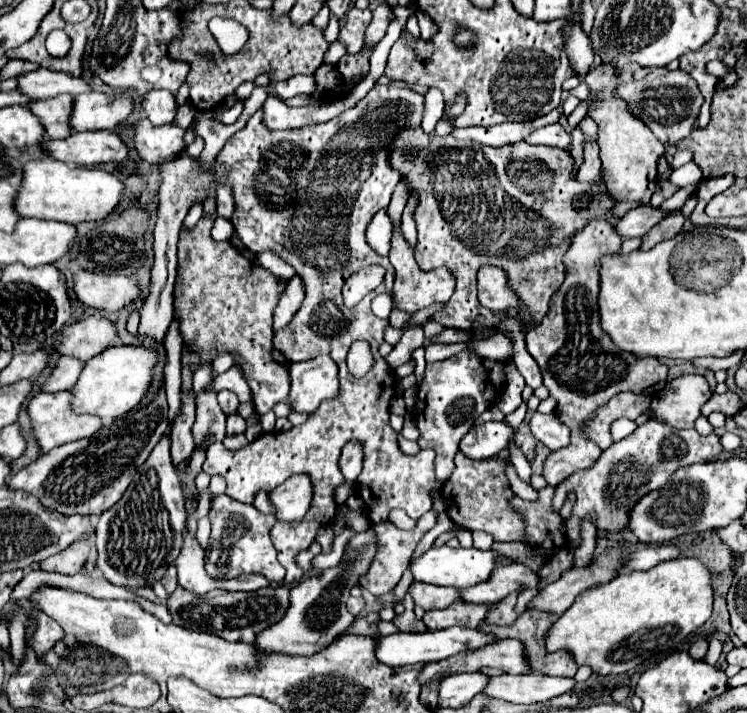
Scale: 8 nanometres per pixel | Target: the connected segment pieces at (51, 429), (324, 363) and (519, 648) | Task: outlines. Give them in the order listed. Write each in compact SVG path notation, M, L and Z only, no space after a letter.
M71 390L65 392L57 392L57 394L37 394L31 402L29 402L29 416L35 428L35 438L41 446L43 452L49 452L51 448L63 446L67 442L75 442L81 438L91 438L97 430L103 428L101 418L91 416L91 414L73 414L73 406L71 406Z
M329 356L289 364L289 376L289 404L293 412L311 414L325 398L333 398L339 392L337 364Z
M503 640L497 644L489 644L485 648L479 648L475 652L465 652L457 654L453 658L447 658L443 662L427 664L419 676L421 686L429 682L431 678L445 674L445 672L477 672L481 668L495 668L501 672L509 674L533 674L527 654L525 654L525 644L517 640Z

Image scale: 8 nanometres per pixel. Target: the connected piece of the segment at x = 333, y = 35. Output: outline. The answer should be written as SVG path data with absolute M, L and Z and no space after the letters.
M330 14L328 26L323 32L325 39L330 43L334 42L338 38L339 31L339 20L333 14Z

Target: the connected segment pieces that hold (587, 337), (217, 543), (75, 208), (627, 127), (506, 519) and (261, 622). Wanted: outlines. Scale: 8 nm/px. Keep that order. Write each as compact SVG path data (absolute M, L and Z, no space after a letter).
M593 220L581 232L577 232L569 252L563 258L567 268L565 282L553 294L549 314L525 336L527 350L543 372L543 384L557 400L555 412L561 422L571 428L571 444L563 450L551 451L545 460L543 476L547 478L549 486L557 486L557 482L581 468L589 468L600 457L602 450L594 442L589 442L583 432L583 426L589 422L589 418L593 418L599 406L609 402L609 398L619 392L647 392L655 388L657 394L667 384L665 364L661 364L657 358L633 358L633 354L617 350L613 340L599 326L597 294L601 284L601 258L607 254L617 254L621 242L623 238L617 238L613 226L603 220Z
M217 494L211 498L211 546L205 558L205 570L213 578L235 578L239 574L261 574L269 580L283 580L281 564L277 562L277 550L271 544L269 530L275 524L273 516L261 514L255 506L237 502L227 494Z
M31 160L23 166L25 178L17 194L17 212L27 218L39 220L57 220L67 224L79 224L85 220L105 220L117 210L117 204L123 196L125 184L119 176L83 166L67 166L61 160Z
M597 62L583 80L591 90L589 116L599 126L597 134L607 192L615 200L637 200L641 204L649 204L649 198L657 188L657 162L665 154L665 146L649 130L649 126L645 126L645 122L641 122L635 114L629 114L625 102L617 98L617 86L621 84L619 70L613 70L613 66L601 66Z
M465 454L455 456L455 470L441 492L445 498L445 512L457 526L471 532L489 532L495 542L525 542L525 520L511 508L511 498L515 494L505 474L509 462L509 458L499 456L487 460L471 460L465 458Z
M179 586L175 594L167 598L167 608L173 614L173 622L177 626L185 626L191 630L209 630L211 634L217 634L231 642L253 644L255 636L261 630L279 622L287 612L289 590L281 586L277 590L261 588L255 592L209 592L205 596L197 596Z

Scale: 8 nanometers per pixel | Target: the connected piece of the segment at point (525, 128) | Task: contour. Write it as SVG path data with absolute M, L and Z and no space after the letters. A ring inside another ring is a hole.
M553 110L547 116L529 120L529 122L505 122L497 126L473 126L473 128L453 128L453 138L457 140L473 140L479 144L489 144L489 146L505 146L513 144L525 138L525 134L531 134L533 130L553 124L559 120L559 112Z

